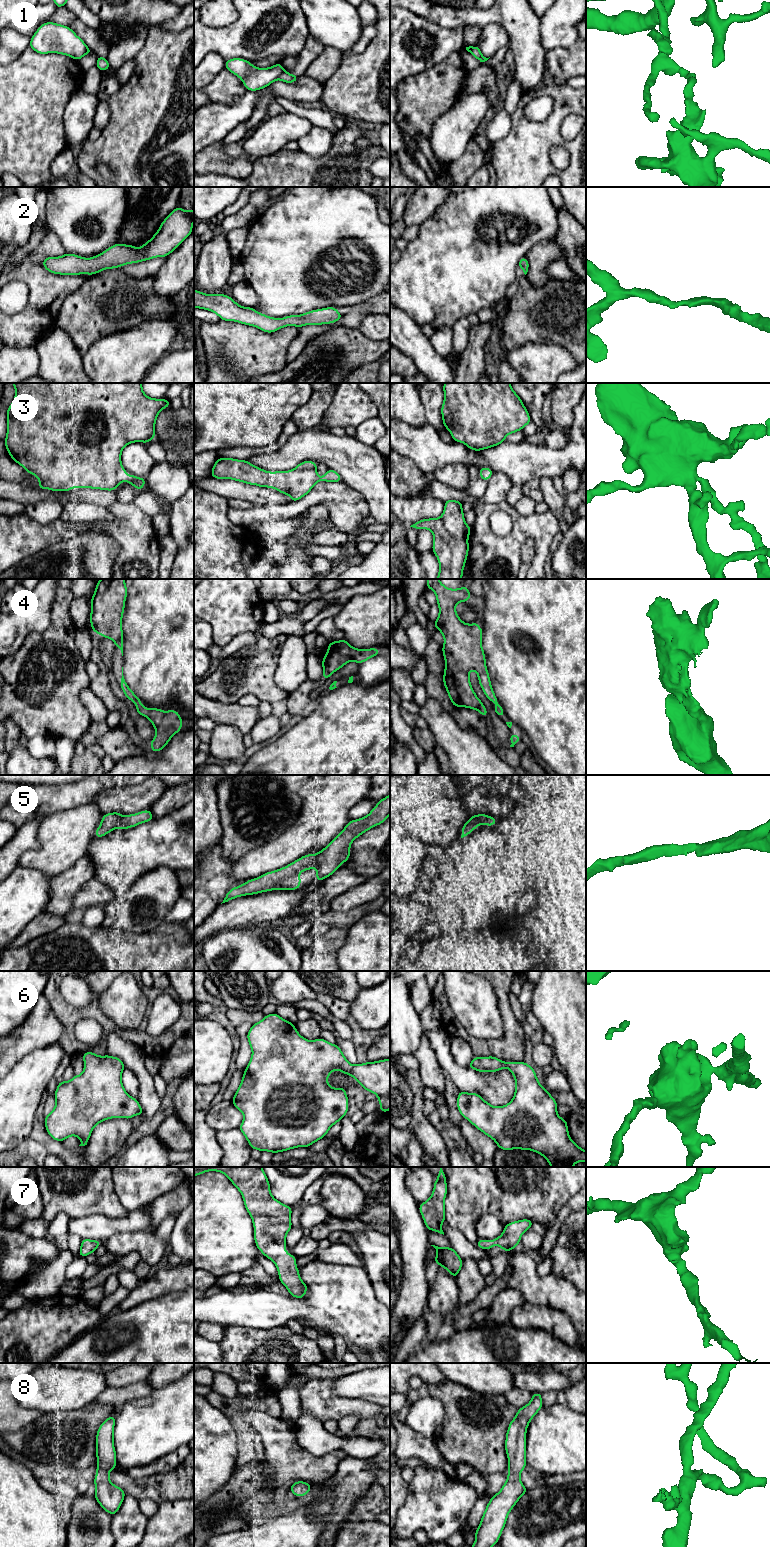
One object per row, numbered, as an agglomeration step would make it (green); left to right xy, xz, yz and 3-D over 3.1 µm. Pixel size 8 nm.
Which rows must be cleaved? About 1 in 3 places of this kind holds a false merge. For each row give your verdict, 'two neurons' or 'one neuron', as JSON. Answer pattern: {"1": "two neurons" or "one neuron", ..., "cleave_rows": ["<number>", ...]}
{"1": "two neurons", "2": "one neuron", "3": "one neuron", "4": "one neuron", "5": "one neuron", "6": "one neuron", "7": "one neuron", "8": "one neuron", "cleave_rows": ["1"]}

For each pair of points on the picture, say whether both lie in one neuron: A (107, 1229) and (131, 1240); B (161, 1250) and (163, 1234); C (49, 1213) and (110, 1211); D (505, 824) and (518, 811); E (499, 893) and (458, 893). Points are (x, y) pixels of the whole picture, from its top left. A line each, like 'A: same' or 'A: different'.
A: different
B: different
C: same
D: same
E: different

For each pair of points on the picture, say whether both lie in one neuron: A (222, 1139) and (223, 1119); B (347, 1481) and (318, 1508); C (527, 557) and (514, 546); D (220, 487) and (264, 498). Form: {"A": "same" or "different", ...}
{"A": "different", "B": "different", "C": "different", "D": "same"}

